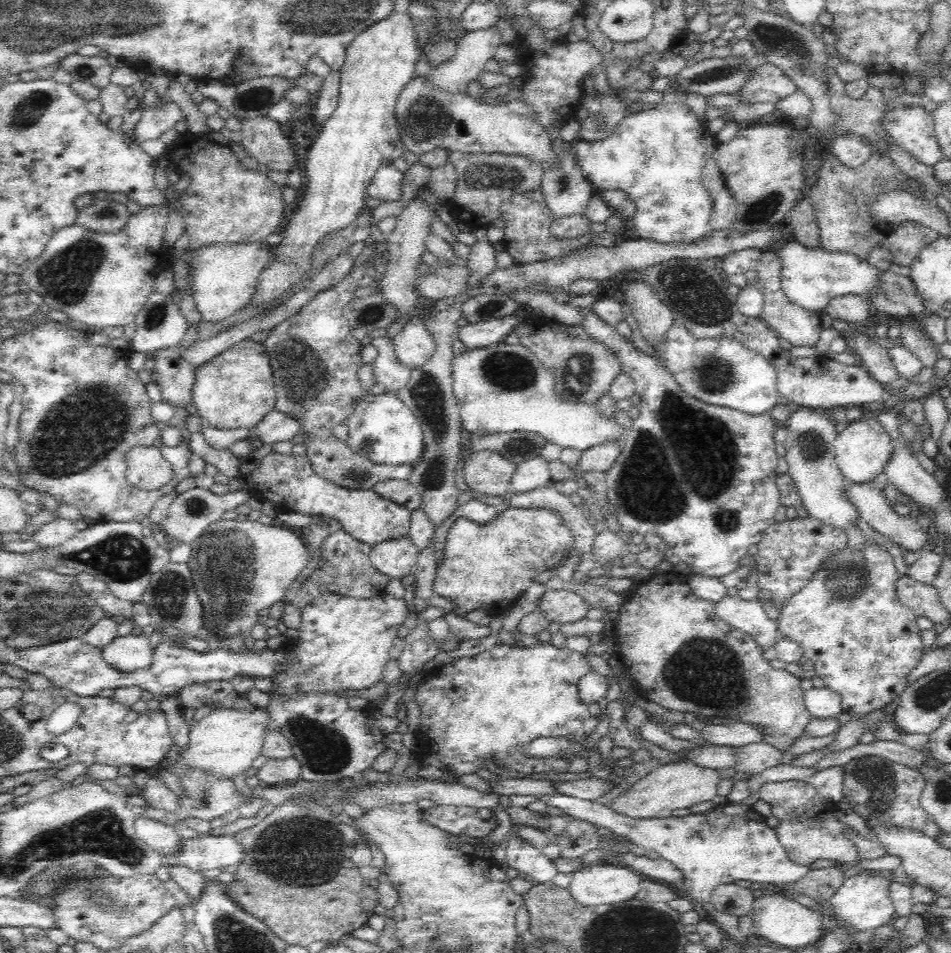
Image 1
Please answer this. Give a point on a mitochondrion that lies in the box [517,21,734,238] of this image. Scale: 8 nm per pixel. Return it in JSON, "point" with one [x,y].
{"point":[562,179]}

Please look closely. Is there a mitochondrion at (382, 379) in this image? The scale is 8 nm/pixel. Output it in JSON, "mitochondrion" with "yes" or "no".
{"mitochondrion":"no"}

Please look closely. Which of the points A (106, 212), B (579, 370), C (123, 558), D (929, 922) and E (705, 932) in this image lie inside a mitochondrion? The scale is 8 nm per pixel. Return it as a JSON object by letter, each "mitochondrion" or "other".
{"A":"mitochondrion","B":"mitochondrion","C":"mitochondrion","D":"other","E":"other"}

